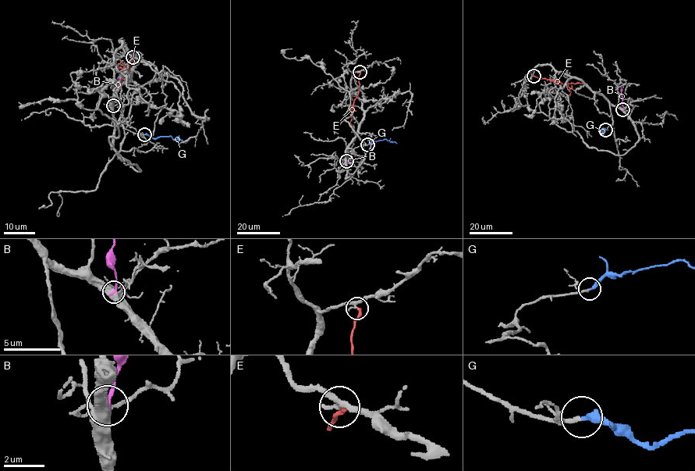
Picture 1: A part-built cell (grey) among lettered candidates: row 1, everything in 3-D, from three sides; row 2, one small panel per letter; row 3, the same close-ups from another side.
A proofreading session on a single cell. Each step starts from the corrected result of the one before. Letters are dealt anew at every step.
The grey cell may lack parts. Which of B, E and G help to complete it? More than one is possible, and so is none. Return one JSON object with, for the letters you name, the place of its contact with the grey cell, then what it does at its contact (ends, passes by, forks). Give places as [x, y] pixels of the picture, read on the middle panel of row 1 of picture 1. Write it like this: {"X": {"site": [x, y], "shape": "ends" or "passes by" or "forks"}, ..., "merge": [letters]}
{"G": {"site": [367, 144], "shape": "ends"}, "merge": ["G"]}

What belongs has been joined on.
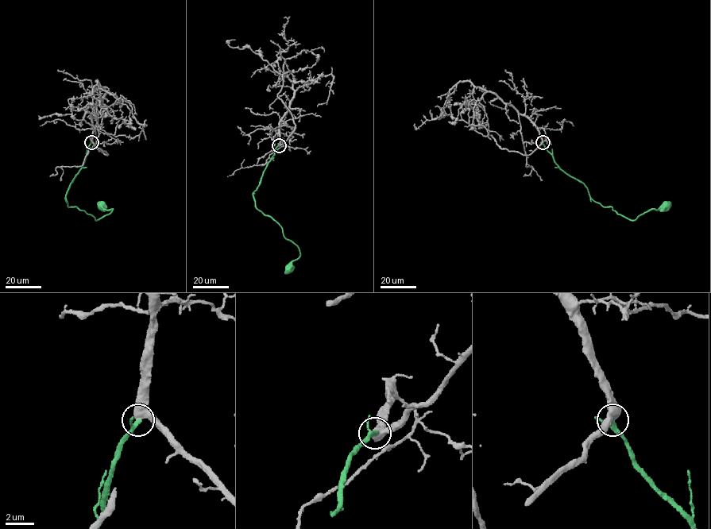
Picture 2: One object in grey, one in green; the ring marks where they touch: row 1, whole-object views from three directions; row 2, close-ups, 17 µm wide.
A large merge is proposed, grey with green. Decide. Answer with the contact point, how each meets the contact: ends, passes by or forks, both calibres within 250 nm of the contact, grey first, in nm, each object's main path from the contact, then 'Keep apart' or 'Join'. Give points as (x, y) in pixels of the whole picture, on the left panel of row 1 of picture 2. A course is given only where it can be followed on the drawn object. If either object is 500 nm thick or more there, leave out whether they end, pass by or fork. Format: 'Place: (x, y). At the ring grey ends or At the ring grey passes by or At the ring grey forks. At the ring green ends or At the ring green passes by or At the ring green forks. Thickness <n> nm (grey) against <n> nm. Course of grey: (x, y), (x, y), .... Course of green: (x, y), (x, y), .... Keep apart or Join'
Place: (91, 142). At the ring grey passes by. At the ring green passes by. Thickness 460 nm (grey) against 240 nm. Course of grey: (91, 142), (91, 112), (106, 93), (95, 81), (93, 90), (101, 109), (97, 120), (100, 128), (101, 124). Course of green: (91, 142), (65, 201), (68, 206), (84, 210), (96, 220), (113, 210), (103, 210), (103, 207). Join

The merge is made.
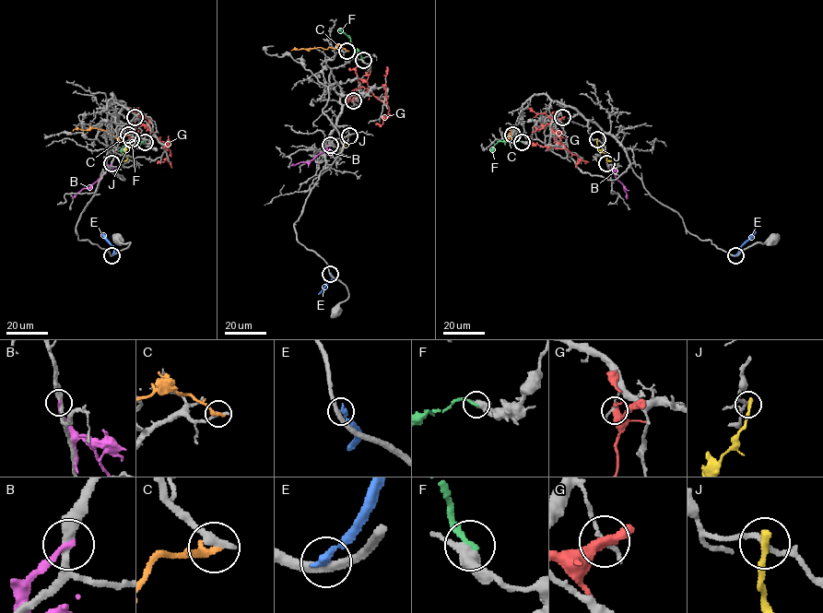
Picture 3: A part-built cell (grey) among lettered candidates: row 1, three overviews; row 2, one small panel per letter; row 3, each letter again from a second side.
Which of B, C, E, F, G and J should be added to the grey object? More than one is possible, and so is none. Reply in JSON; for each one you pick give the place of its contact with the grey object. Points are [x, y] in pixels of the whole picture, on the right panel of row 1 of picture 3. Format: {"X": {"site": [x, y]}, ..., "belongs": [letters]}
{"belongs": []}

